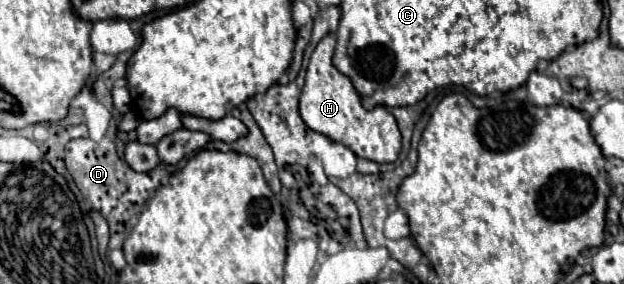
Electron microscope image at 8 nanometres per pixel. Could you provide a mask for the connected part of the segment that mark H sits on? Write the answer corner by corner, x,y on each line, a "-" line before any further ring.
327,35
319,41
319,45
315,47
311,59
309,59
309,65
307,65
307,73
305,73
305,85
303,85
303,91
301,91
301,101
299,101
299,113
303,117
303,121
317,133
323,133
325,137
337,141
337,143
343,143
345,147
349,147
357,157
363,157
363,159
369,159
369,161
375,161
375,163
391,163
399,157
399,151
401,151
401,133
399,133
399,127
395,123
395,117
391,117
391,113
385,109
385,107
375,107
371,111
363,109
361,101
359,101
359,95
353,87
353,83
333,67
331,59
333,59
333,51
335,51
335,37

